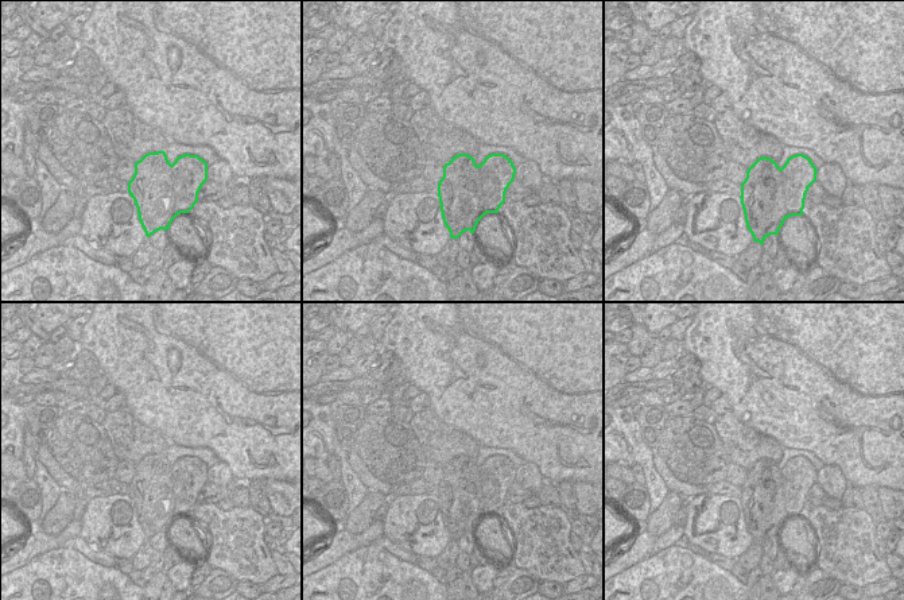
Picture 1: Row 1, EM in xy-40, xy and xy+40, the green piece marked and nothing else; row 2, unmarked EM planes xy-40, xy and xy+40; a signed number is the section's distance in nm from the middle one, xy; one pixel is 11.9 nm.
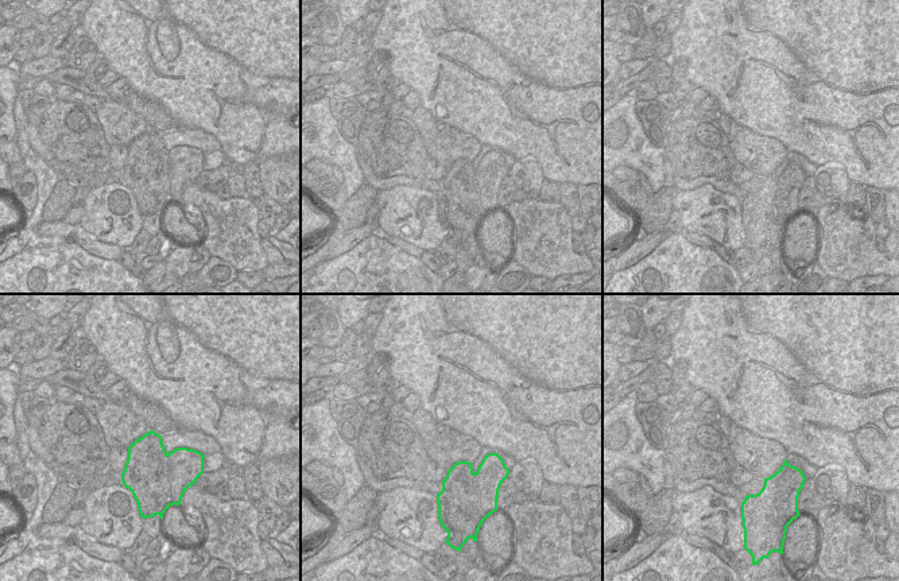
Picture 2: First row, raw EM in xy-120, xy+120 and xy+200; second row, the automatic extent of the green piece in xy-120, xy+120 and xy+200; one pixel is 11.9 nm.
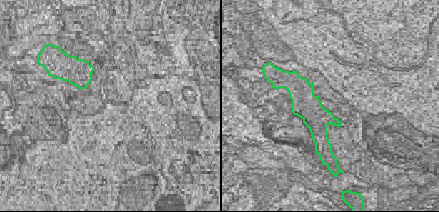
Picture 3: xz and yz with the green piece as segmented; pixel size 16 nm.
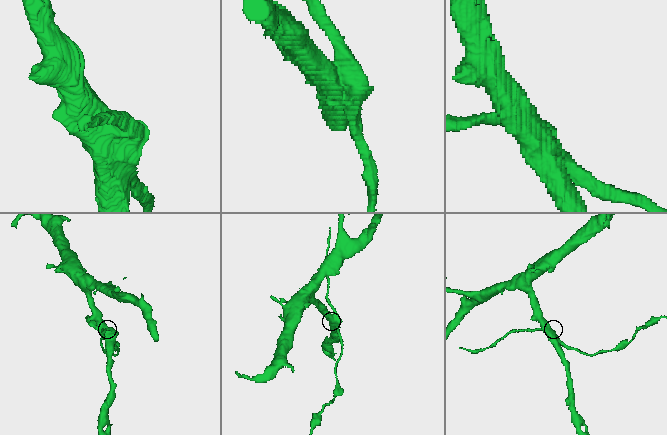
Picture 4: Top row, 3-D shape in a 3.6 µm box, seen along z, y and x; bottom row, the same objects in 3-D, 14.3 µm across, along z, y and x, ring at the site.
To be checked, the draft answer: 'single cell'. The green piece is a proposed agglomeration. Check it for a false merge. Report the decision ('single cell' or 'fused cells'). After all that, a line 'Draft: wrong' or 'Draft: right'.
fused cells
Draft: wrong

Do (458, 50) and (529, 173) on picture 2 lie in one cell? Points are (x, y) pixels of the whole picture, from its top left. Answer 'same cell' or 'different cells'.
different cells

